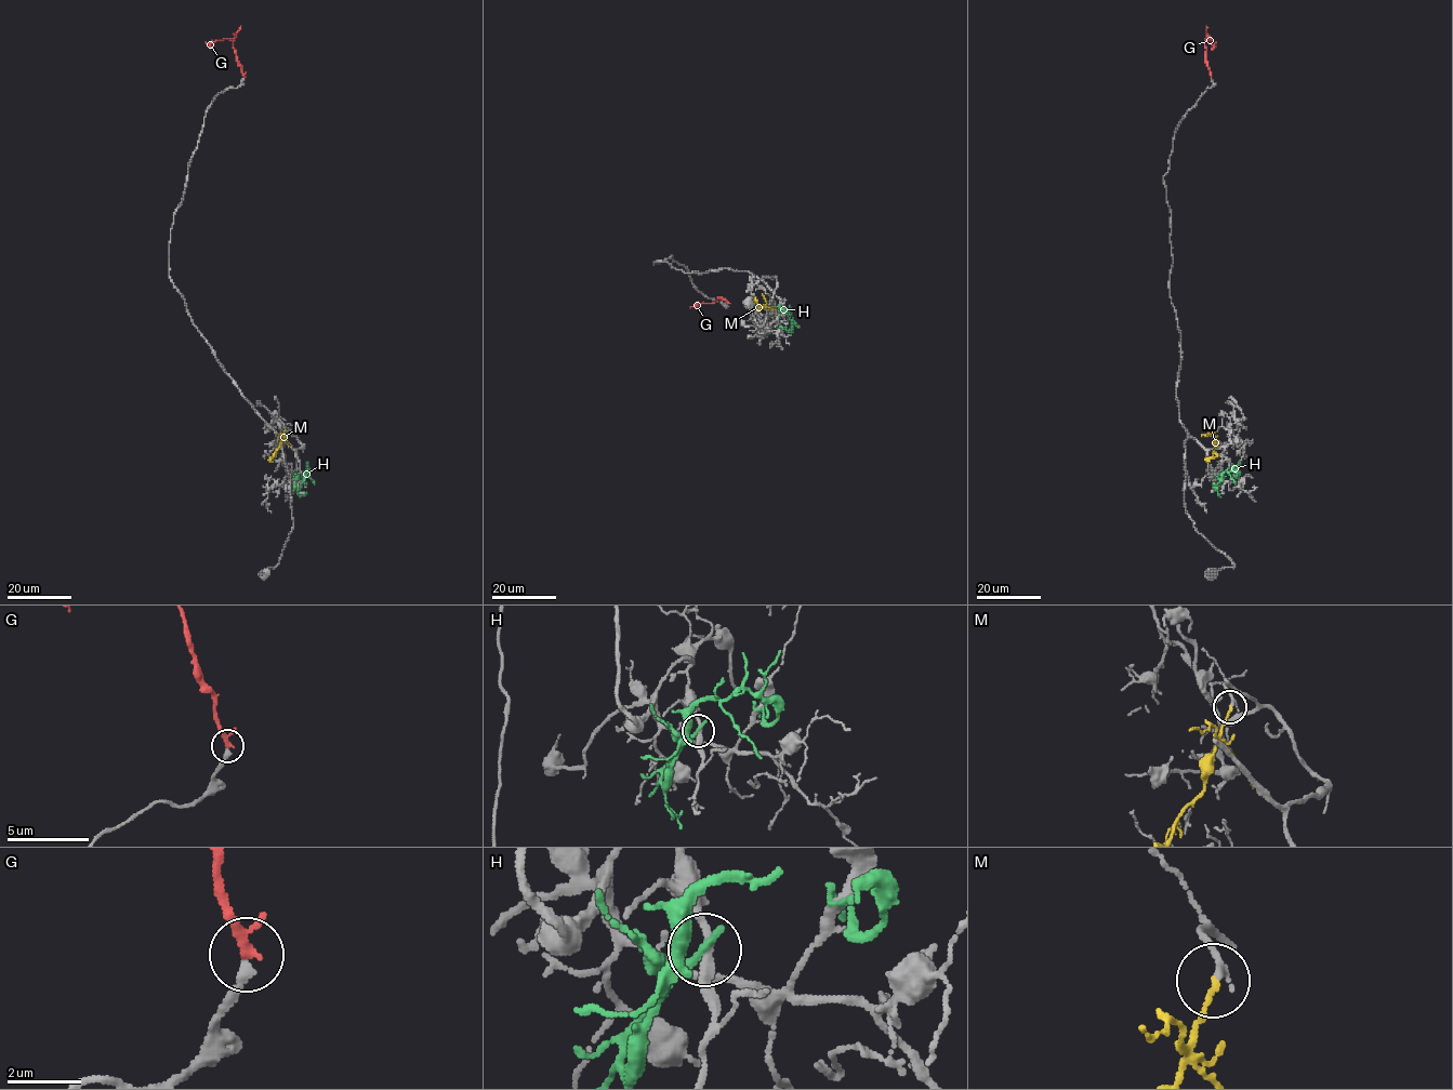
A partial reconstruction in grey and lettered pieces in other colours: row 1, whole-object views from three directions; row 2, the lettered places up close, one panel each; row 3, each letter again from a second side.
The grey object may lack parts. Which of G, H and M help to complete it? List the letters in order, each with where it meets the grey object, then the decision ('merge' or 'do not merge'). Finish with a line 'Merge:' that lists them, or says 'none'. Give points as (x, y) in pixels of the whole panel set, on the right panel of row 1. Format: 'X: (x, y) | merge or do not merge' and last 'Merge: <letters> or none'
G: (1211, 76) | do not merge
H: (1223, 478) | do not merge
M: (1215, 430) | merge
Merge: M

